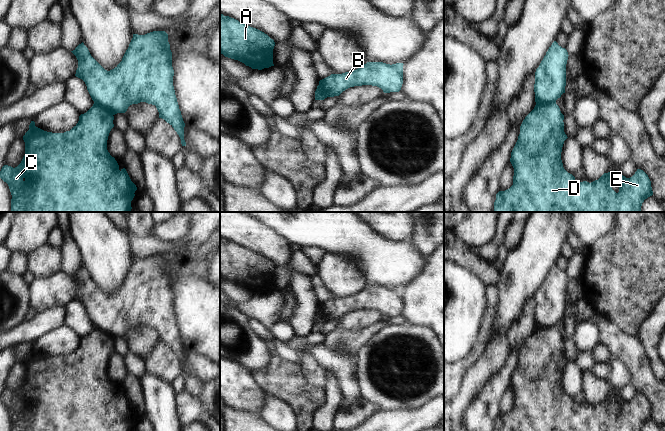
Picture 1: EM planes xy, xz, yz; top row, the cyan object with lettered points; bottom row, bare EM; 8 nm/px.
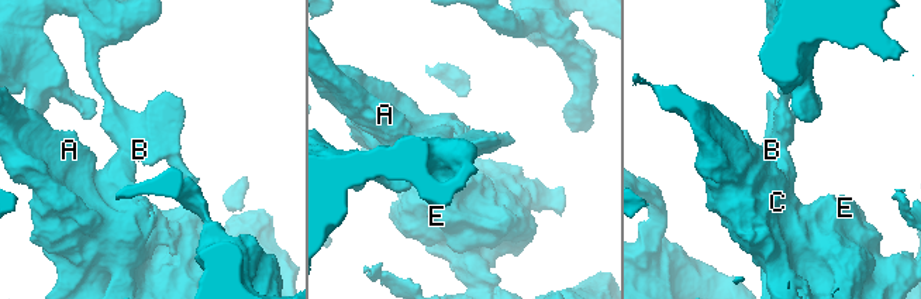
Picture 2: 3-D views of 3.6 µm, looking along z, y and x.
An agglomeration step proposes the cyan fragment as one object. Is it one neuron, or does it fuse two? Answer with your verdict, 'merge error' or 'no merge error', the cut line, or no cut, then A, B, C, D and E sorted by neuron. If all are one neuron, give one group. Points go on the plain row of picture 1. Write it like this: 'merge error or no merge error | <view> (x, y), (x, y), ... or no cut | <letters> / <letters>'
merge error | yz (555, 326), (536, 328) | A C D E / B

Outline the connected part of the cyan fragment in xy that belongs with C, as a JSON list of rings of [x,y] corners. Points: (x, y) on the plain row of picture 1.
[[[94,327],[78,347],[64,357],[52,357],[35,350],[31,345],[29,354],[23,360],[25,379],[21,387],[13,392],[4,389],[0,402],[9,410],[12,423],[11,431],[131,431],[137,414],[125,392],[119,393],[114,381],[107,374],[107,364],[114,351],[113,338]]]

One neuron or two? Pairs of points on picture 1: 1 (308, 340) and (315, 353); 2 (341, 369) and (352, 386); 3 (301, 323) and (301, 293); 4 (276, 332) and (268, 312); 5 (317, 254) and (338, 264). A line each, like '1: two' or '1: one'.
1: two
2: one
3: one
4: two
5: two

